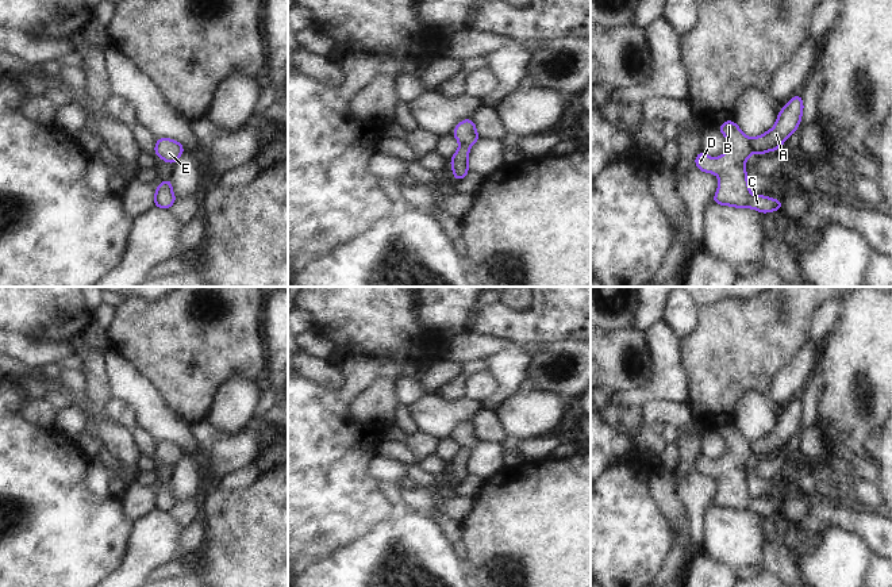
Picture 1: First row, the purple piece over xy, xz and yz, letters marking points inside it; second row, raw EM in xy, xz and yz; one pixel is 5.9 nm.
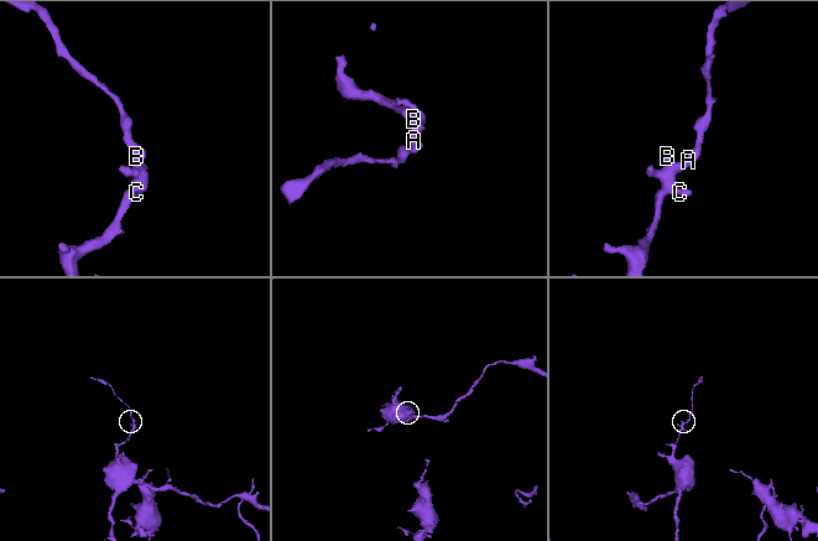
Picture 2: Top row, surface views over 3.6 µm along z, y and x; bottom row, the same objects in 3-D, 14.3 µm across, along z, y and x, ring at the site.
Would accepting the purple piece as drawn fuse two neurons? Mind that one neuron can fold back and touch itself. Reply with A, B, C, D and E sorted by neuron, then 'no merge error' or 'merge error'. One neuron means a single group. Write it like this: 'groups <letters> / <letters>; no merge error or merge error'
groups A B C D E; no merge error

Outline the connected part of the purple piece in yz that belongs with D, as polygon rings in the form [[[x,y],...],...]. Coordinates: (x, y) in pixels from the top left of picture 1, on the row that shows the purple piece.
[[[797,93],[777,114],[774,127],[757,138],[747,138],[734,120],[726,120],[719,126],[718,130],[728,139],[728,150],[718,158],[711,158],[703,151],[697,153],[695,158],[699,170],[719,176],[714,203],[737,208],[755,208],[761,214],[780,211],[781,200],[750,193],[745,162],[753,153],[765,154],[776,149],[780,150],[780,146],[800,124],[803,110],[801,96]]]

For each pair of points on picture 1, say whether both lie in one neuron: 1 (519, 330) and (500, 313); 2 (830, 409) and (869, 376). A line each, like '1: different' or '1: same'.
1: same
2: same

